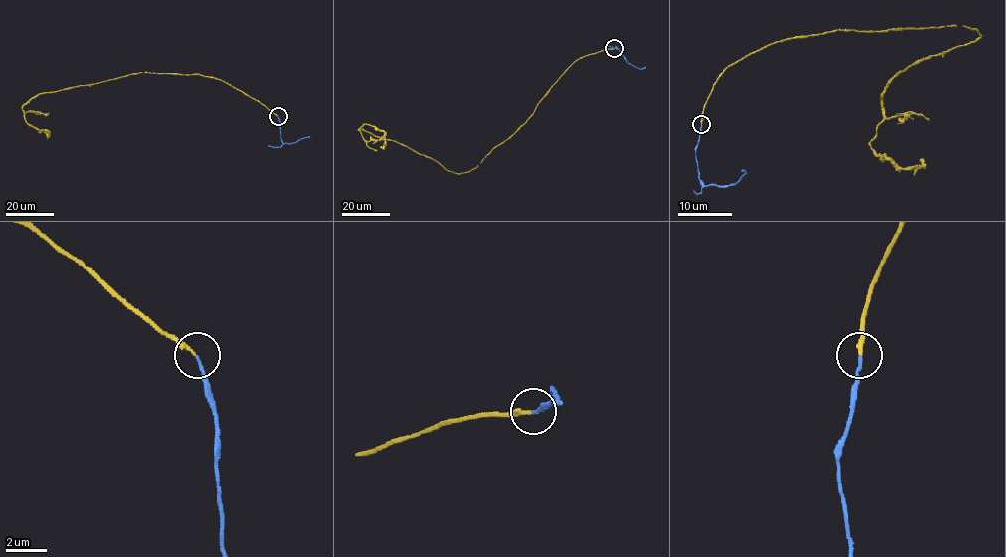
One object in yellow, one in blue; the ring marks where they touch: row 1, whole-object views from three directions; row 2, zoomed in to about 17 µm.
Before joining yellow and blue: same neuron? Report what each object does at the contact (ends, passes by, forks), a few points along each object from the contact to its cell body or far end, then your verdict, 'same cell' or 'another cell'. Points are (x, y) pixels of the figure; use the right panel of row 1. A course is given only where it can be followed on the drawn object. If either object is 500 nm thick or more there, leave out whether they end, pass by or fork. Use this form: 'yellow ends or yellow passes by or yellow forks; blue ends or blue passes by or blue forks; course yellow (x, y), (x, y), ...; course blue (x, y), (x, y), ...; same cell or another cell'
yellow ends; blue ends; course yellow (701, 124), (724, 70), (775, 42), (974, 28), (976, 41), (887, 84), (869, 144), (903, 168), (921, 162); course blue (701, 124), (696, 148), (700, 180), (705, 186), (735, 183), (746, 172), (742, 170); same cell

